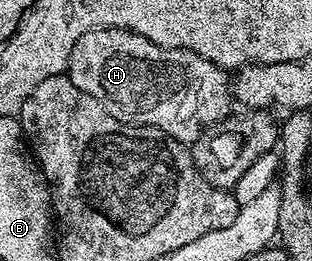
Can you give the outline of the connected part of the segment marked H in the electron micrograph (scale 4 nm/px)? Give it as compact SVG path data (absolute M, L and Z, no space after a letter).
M104 27L83 33L69 58L67 74L70 81L83 89L83 93L91 93L95 101L104 103L119 121L135 123L139 127L154 127L186 145L196 144L206 132L229 118L235 107L235 91L231 86L230 72L226 68L211 62L207 57L199 57L199 53L160 47L147 37L118 27Z

